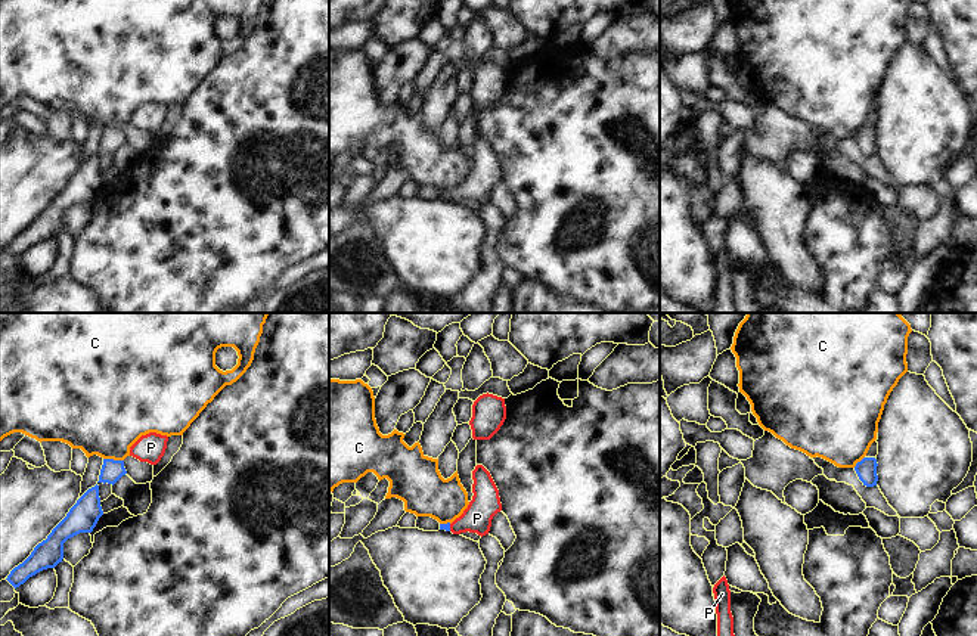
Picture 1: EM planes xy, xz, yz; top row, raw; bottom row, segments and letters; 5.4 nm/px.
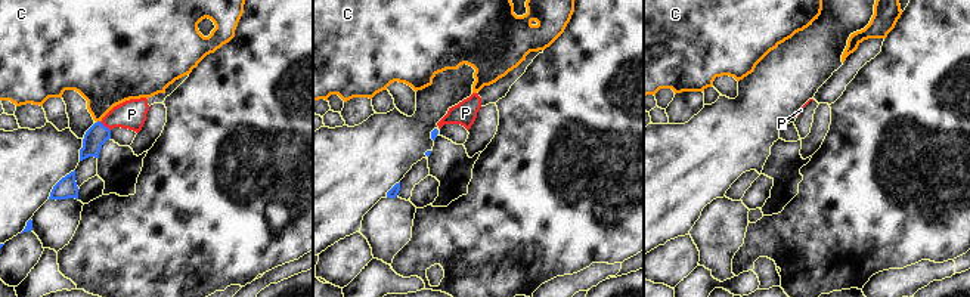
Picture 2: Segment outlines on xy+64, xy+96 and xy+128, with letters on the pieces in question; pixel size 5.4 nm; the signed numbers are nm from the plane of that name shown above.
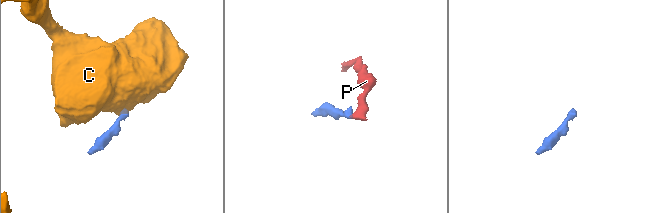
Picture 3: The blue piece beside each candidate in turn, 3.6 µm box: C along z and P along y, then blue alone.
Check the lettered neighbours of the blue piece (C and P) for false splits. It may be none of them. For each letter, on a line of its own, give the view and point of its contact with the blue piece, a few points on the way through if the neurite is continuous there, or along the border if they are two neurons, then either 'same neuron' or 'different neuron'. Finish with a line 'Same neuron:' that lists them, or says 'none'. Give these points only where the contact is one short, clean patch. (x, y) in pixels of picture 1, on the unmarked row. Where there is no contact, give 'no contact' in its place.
C: meets blue in xy at (112, 129); border along xy (104, 127), (123, 130); different neuron
P: meets blue in xz at (449, 196); runs through xz (446, 196), (449, 196), (456, 196), (477, 188); same neuron
Same neuron: P

